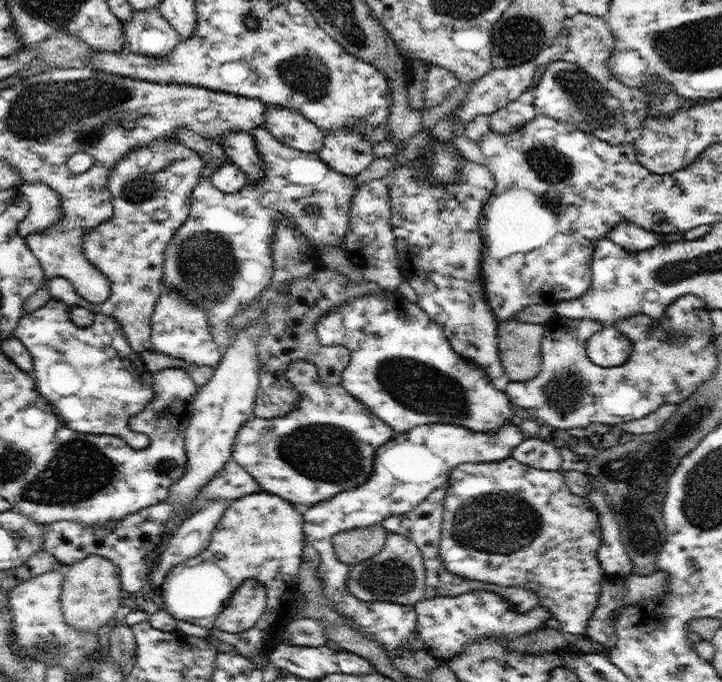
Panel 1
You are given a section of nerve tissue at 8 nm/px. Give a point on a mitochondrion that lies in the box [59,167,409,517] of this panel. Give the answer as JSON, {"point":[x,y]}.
{"point":[322,452]}

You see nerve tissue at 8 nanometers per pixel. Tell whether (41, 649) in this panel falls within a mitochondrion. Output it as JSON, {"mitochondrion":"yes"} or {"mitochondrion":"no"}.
{"mitochondrion":"yes"}

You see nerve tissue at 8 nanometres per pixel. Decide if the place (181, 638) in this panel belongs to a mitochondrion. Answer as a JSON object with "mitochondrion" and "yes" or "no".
{"mitochondrion":"no"}

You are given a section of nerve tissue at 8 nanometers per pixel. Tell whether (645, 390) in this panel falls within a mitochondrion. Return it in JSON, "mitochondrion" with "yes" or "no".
{"mitochondrion":"no"}

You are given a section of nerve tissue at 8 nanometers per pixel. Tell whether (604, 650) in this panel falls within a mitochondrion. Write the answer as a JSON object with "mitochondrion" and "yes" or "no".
{"mitochondrion":"no"}

